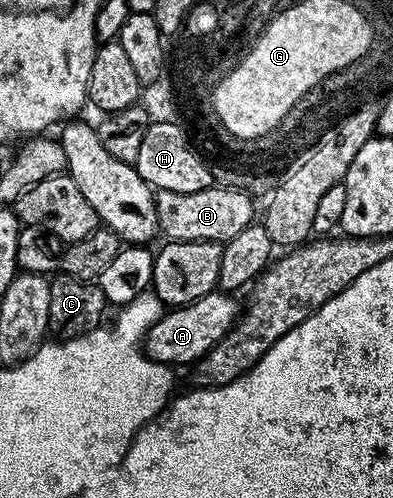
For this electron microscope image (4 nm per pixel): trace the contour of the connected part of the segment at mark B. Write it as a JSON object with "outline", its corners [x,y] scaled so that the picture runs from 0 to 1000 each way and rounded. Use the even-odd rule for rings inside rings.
{"outline":[[[539,369],[529,382],[511,386],[420,386],[394,390],[394,424],[405,460],[433,484],[532,482],[534,486],[580,486],[613,458],[641,452],[654,438],[641,392],[613,382],[590,382],[555,369]]]}

